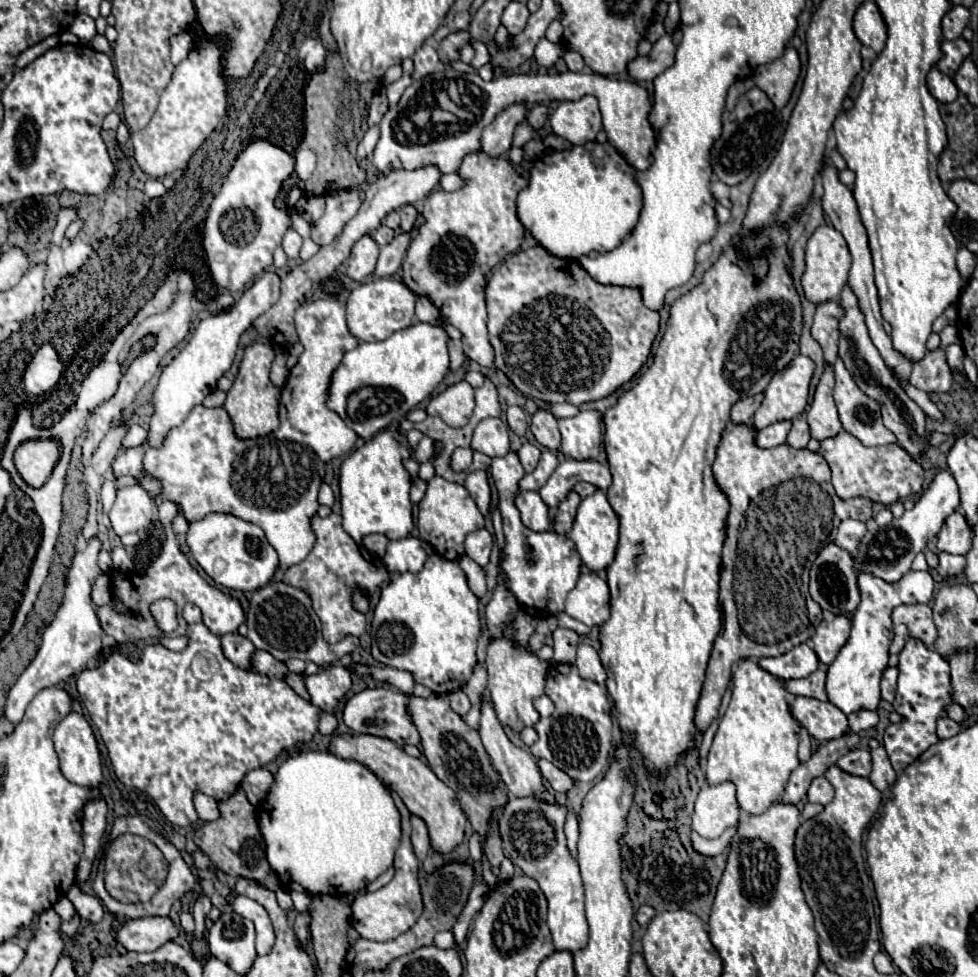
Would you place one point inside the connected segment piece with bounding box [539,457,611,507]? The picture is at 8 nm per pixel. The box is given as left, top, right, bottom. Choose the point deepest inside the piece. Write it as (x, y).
(571, 471)

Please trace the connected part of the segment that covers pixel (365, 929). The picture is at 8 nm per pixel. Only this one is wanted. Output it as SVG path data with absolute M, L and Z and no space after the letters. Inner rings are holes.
M391 791L391 797L395 801L397 811L401 813L401 829L403 829L401 845L399 845L399 849L395 853L395 875L379 891L355 897L355 901L351 905L355 931L363 939L371 939L371 941L391 941L391 939L403 935L407 929L411 929L415 925L415 921L423 913L423 899L421 899L421 889L419 889L419 859L415 857L411 841L409 841L409 835L411 835L409 815L411 813L407 811L405 803L401 801L401 797L395 791Z

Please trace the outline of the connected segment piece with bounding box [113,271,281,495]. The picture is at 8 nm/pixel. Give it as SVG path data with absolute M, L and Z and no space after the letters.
M267 271L263 273L245 293L243 297L235 303L235 307L227 313L219 313L219 315L213 315L213 317L207 317L203 319L199 325L197 325L197 331L193 333L191 341L187 343L187 347L171 361L171 365L167 365L161 373L161 379L159 379L159 385L157 389L153 391L153 403L155 403L155 413L151 415L151 427L149 427L149 437L147 437L147 443L141 445L141 447L135 447L135 449L125 449L117 455L117 459L113 461L113 471L115 471L115 477L121 477L121 475L133 475L133 477L139 477L141 479L141 485L149 491L149 495L155 495L159 493L159 483L155 483L153 479L149 479L145 473L143 473L143 467L141 467L141 459L143 459L143 451L147 447L159 447L161 439L167 435L167 431L171 427L177 427L179 423L185 421L185 417L189 415L189 411L197 405L201 405L203 397L211 391L215 391L215 383L221 375L225 375L235 359L235 353L237 353L237 347L239 347L239 339L241 339L241 333L251 327L251 323L263 315L263 311L267 311L269 307L273 307L279 299L279 289L281 289L281 277L273 271Z

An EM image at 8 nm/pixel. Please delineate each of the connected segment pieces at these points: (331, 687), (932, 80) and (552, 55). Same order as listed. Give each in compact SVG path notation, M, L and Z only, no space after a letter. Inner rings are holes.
M331 665L315 675L303 675L305 687L311 695L311 703L319 709L333 713L351 689L351 673L345 667Z
M933 67L933 69L929 71L929 75L927 75L927 85L929 85L931 95L933 95L939 103L953 103L953 101L957 99L957 95L959 95L955 83L953 83L947 75L943 75L941 71L937 71L935 67Z
M541 39L535 47L535 59L541 67L549 69L555 65L555 61L563 57L563 47L559 43L551 43L549 39Z

